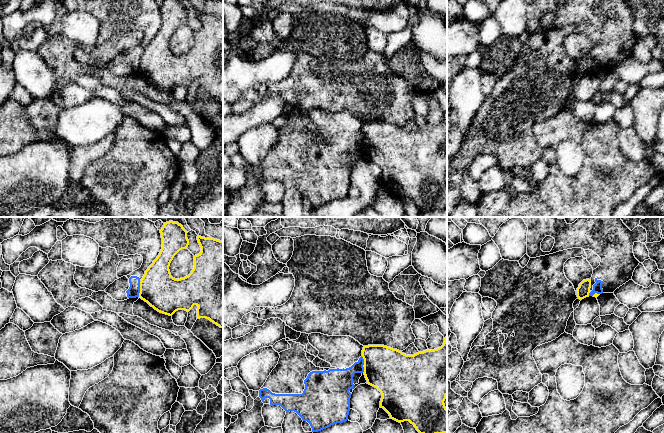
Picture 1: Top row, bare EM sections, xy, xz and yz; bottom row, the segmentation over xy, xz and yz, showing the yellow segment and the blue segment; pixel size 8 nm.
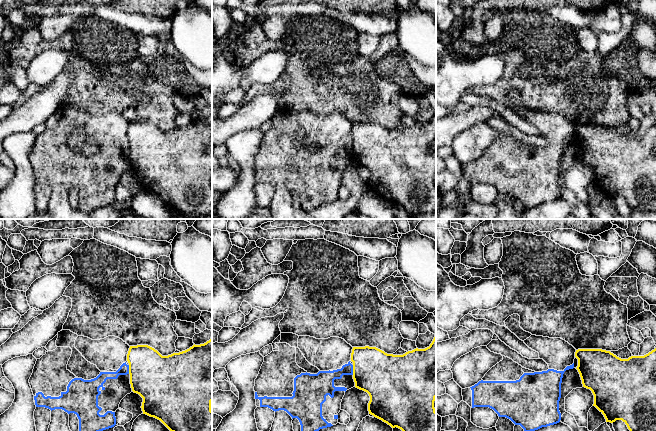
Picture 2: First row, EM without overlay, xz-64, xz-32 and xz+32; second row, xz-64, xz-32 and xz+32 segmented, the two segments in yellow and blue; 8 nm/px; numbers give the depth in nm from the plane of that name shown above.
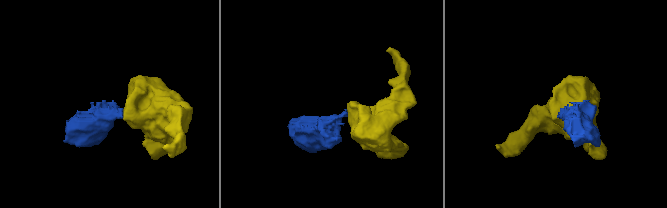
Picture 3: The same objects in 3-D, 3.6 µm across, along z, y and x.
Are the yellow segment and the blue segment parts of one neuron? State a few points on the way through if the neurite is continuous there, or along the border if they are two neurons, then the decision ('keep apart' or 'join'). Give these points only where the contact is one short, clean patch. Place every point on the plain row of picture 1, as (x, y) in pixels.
border along xz (361, 132), (364, 147); keep apart

